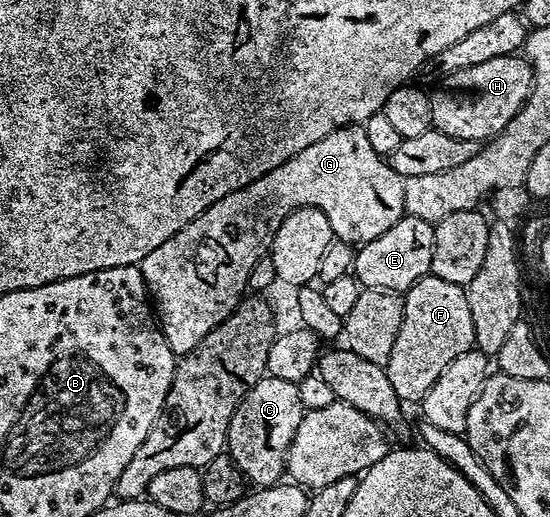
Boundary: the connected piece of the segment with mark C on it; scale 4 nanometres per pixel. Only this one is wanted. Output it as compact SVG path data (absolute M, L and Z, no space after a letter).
M264 376L244 396L228 428L226 450L251 487L276 486L286 472L286 453L303 416L297 382Z

